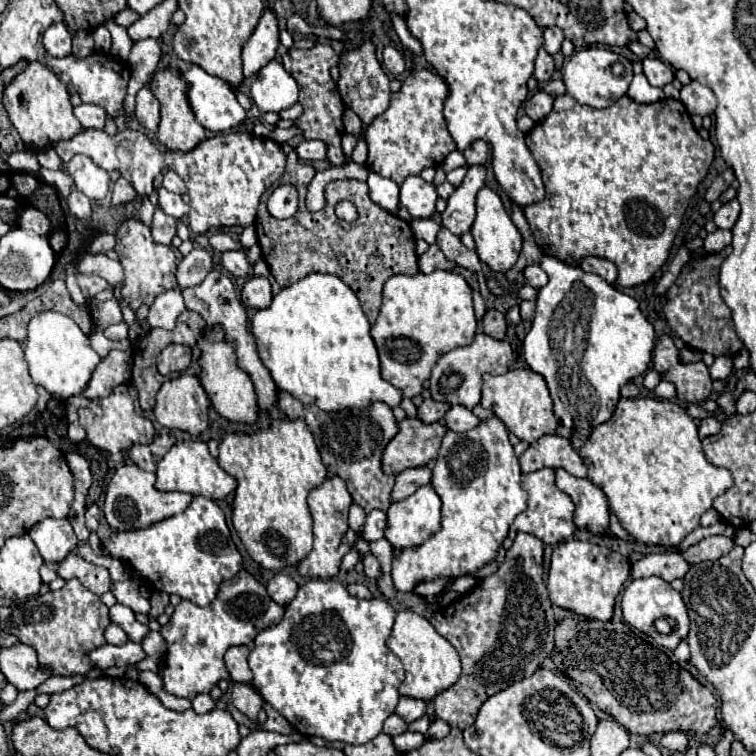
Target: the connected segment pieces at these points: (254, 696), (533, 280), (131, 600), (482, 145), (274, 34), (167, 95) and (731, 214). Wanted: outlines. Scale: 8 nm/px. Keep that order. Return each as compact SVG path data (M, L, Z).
M233 683L231 701L241 713L245 713L249 719L257 721L257 713L263 707L263 697L249 683Z
M529 265L529 267L523 269L523 279L525 279L527 285L539 289L547 283L547 273L539 265Z
M127 579L127 581L115 583L111 591L115 593L115 597L117 597L117 601L119 601L119 603L123 603L123 605L131 607L135 613L145 613L145 615L149 615L151 605L149 605L149 601L147 601L145 597L141 597L137 581Z
M473 141L467 149L465 149L465 159L467 159L467 165L475 165L475 163L485 163L487 157L489 157L489 145L485 141Z
M265 9L251 39L243 47L243 75L251 77L271 59L275 59L277 45L279 45L277 17L271 9Z
M173 69L157 71L149 89L161 103L161 121L159 121L159 129L157 129L159 145L163 145L169 151L191 151L191 147L199 145L205 139L205 129L195 121L195 115L189 107L187 95L185 95L187 83L181 79L179 71L173 71Z
M731 199L729 203L725 203L715 215L713 215L713 221L717 227L721 229L731 229L735 225L739 217L739 201L737 199Z

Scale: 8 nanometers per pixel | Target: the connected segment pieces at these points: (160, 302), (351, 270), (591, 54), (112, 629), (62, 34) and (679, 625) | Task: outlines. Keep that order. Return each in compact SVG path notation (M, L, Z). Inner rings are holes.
M175 287L171 291L161 293L153 305L149 307L149 325L161 327L161 329L173 329L177 317L185 311L185 303L181 297L181 287Z
M292 150L287 155L287 169L283 177L277 183L295 183L299 191L299 211L289 219L275 219L271 213L267 213L267 201L271 193L265 193L261 197L259 213L257 213L257 237L259 245L263 249L263 257L271 269L271 275L281 287L289 287L291 283L297 283L303 279L303 275L309 273L329 273L337 275L347 283L357 299L361 301L361 307L369 319L369 323L375 323L379 309L381 309L381 291L385 281L391 275L417 275L417 255L415 255L415 239L409 223L403 219L387 213L379 205L375 205L369 199L367 183L357 179L343 179L343 181L331 181L325 187L325 207L317 213L309 213L305 207L305 193L307 193L308 179L313 179L315 167L299 161L296 152ZM337 201L353 201L357 207L357 221L345 223L339 217L335 217L333 209Z
M600 46L581 49L579 53L575 53L563 71L563 83L567 87L567 93L579 105L589 105L593 109L611 107L619 97L627 93L631 79L633 79L633 71L631 71L629 59Z
M109 623L109 625L107 625L105 639L107 639L107 643L113 643L113 645L123 645L123 643L129 641L127 635L125 635L125 631L123 631L119 625L115 625L115 623Z
M65 23L51 25L43 35L45 51L53 57L65 57L71 55L71 33L65 27Z
M647 577L647 579L635 579L631 581L625 591L623 591L623 601L621 601L621 609L623 609L623 617L629 625L633 625L635 629L647 633L649 637L653 637L659 645L667 647L667 649L675 649L677 643L681 639L687 637L689 633L689 615L687 615L687 607L681 599L681 593L675 591L665 579L661 577ZM655 619L669 619L673 631L669 635L663 635L663 633L657 633L655 629Z

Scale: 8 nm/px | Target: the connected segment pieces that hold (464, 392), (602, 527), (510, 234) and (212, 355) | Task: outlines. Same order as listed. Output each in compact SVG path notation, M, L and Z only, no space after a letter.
M477 333L475 341L467 347L455 347L447 355L439 359L439 363L431 371L431 397L435 401L447 401L451 405L465 405L473 409L481 399L483 387L483 373L507 373L513 363L513 349L507 339L493 339L485 333Z
M557 469L557 487L571 495L571 501L575 503L573 521L577 529L595 537L603 537L609 531L609 501L597 485L593 485L589 479L581 481L569 475L565 469Z
M491 187L479 189L475 199L477 199L475 201L477 215L475 215L475 221L471 225L471 235L475 239L475 251L477 251L479 259L483 263L487 263L493 271L509 271L515 265L519 251L521 251L521 241L523 241L521 233L517 231L515 223L507 215L507 211L501 203L501 197Z
M209 327L205 331L205 337L199 341L199 347L201 347L199 363L203 367L201 385L205 387L213 407L217 409L217 413L225 419L231 419L231 421L253 423L257 419L257 397L253 391L253 383L251 383L251 377L237 367L233 345L223 341L221 327L217 327L217 329Z

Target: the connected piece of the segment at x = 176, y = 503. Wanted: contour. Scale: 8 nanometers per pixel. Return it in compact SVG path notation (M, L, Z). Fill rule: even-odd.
M121 465L107 485L103 513L105 513L105 519L111 525L111 529L133 531L133 529L149 527L151 523L163 521L177 513L183 513L187 509L187 505L191 503L191 499L193 499L191 493L157 491L153 485L153 473L147 473L147 471L139 469L137 465Z

